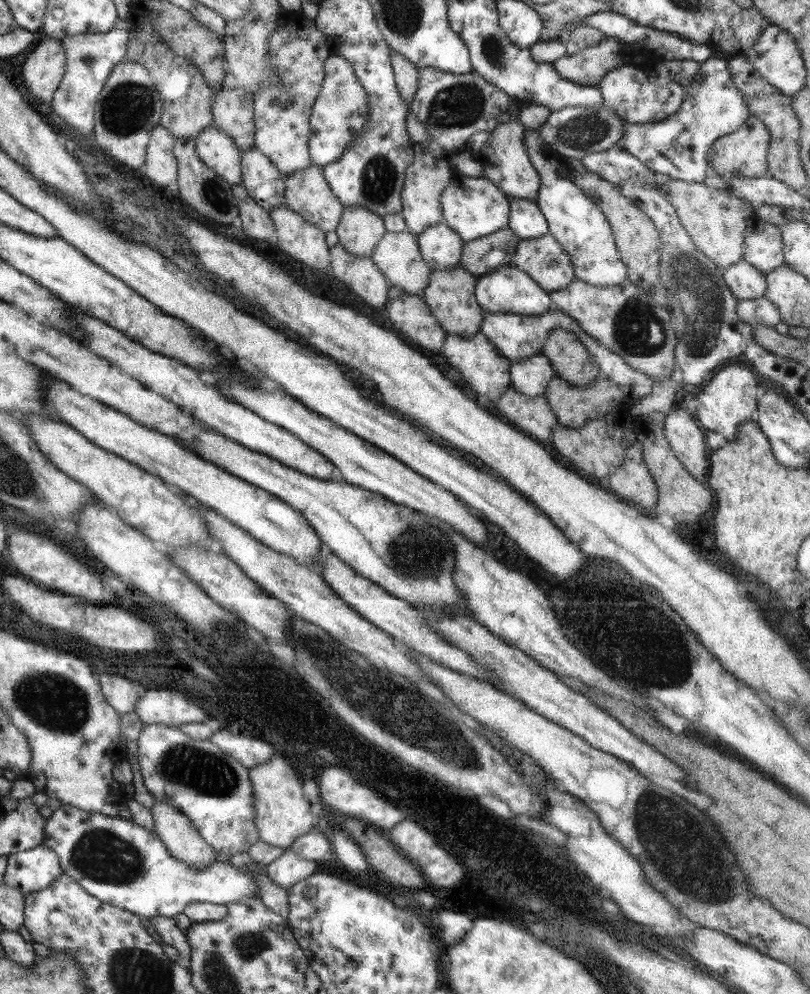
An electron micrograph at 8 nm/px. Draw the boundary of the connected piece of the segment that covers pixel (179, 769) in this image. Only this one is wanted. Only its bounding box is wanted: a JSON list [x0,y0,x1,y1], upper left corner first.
[138,725,259,856]

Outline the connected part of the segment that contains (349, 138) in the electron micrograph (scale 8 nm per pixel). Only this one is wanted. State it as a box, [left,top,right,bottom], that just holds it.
[309,54,369,167]

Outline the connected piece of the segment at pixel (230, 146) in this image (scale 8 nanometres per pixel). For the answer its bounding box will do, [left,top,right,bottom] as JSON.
[195,124,244,185]

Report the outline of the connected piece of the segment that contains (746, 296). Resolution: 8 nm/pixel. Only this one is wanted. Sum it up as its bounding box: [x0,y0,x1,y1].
[722,260,767,301]

